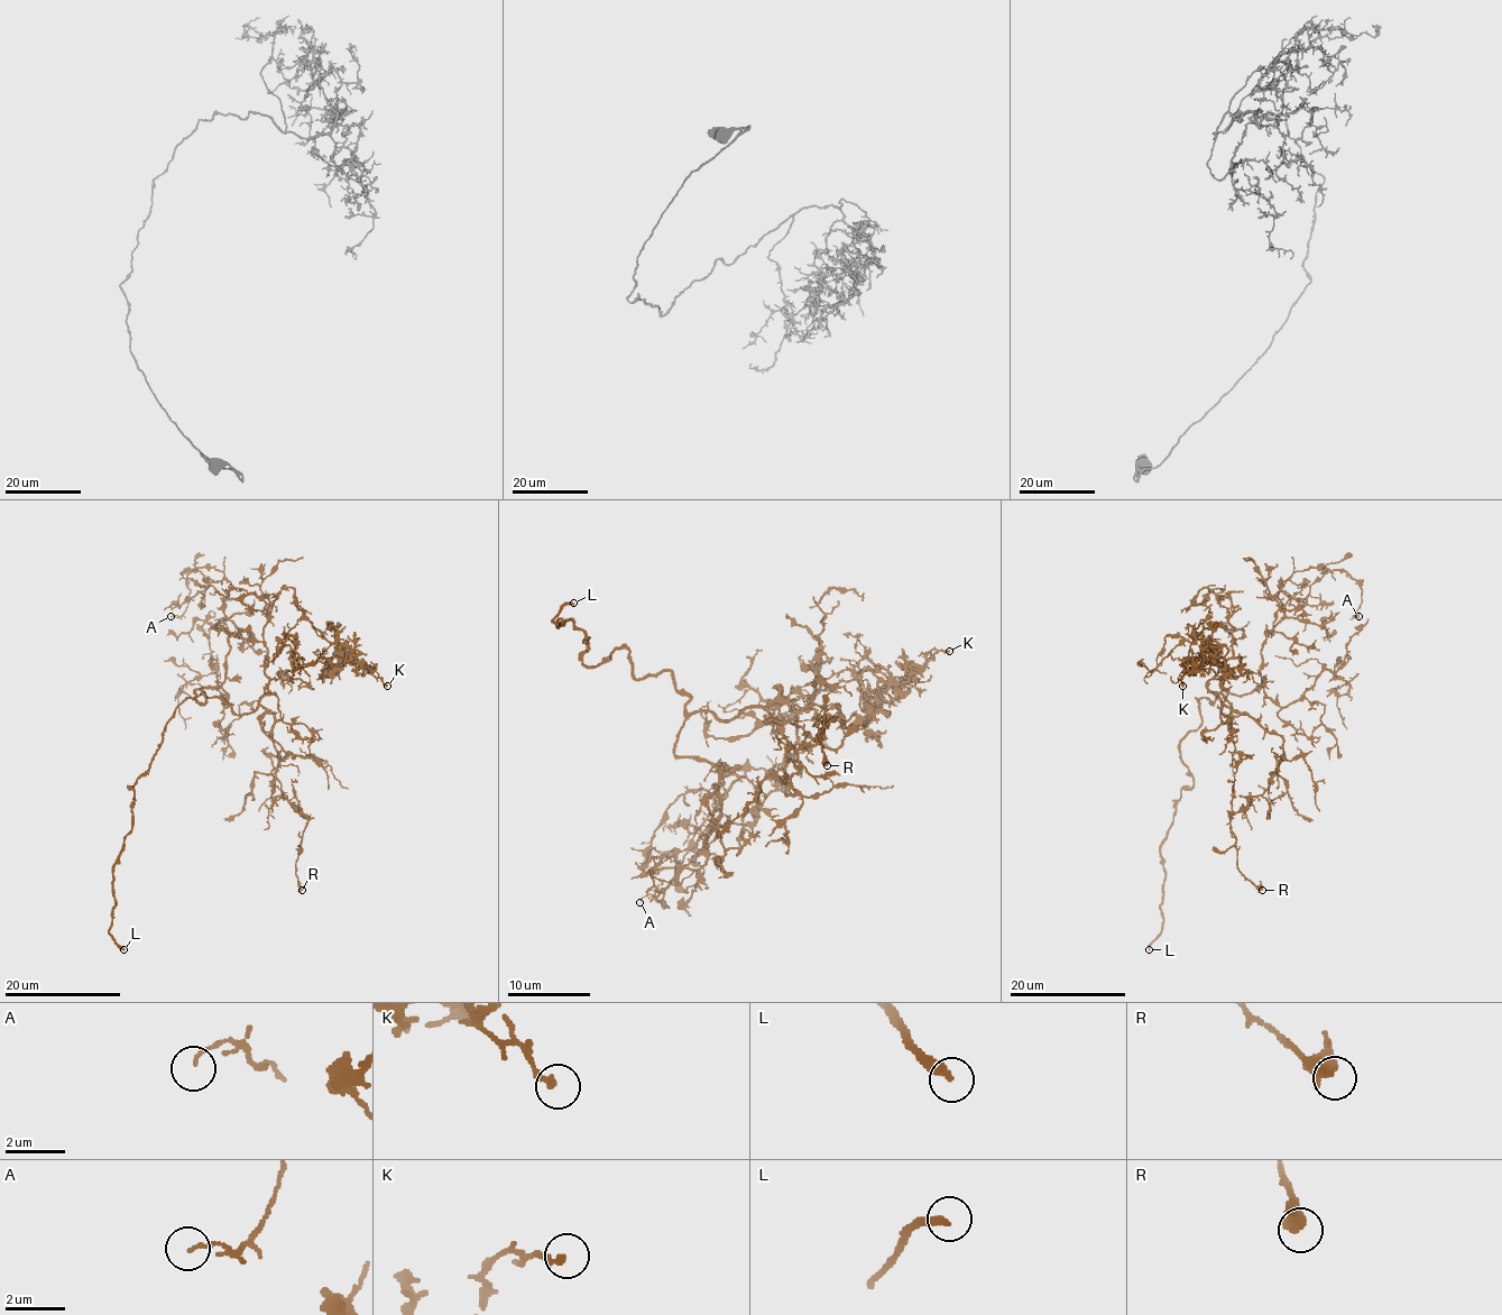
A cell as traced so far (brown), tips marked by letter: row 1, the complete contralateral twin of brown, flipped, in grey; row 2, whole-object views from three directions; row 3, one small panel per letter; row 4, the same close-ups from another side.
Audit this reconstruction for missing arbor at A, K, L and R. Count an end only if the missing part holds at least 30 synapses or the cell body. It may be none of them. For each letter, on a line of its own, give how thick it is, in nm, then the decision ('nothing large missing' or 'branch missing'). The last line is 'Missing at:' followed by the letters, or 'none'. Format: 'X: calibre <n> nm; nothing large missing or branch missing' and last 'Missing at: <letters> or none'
A: calibre 90 nm; nothing large missing
K: calibre 240 nm; nothing large missing
L: calibre 260 nm; branch missing
R: calibre 360 nm; nothing large missing
Missing at: L

